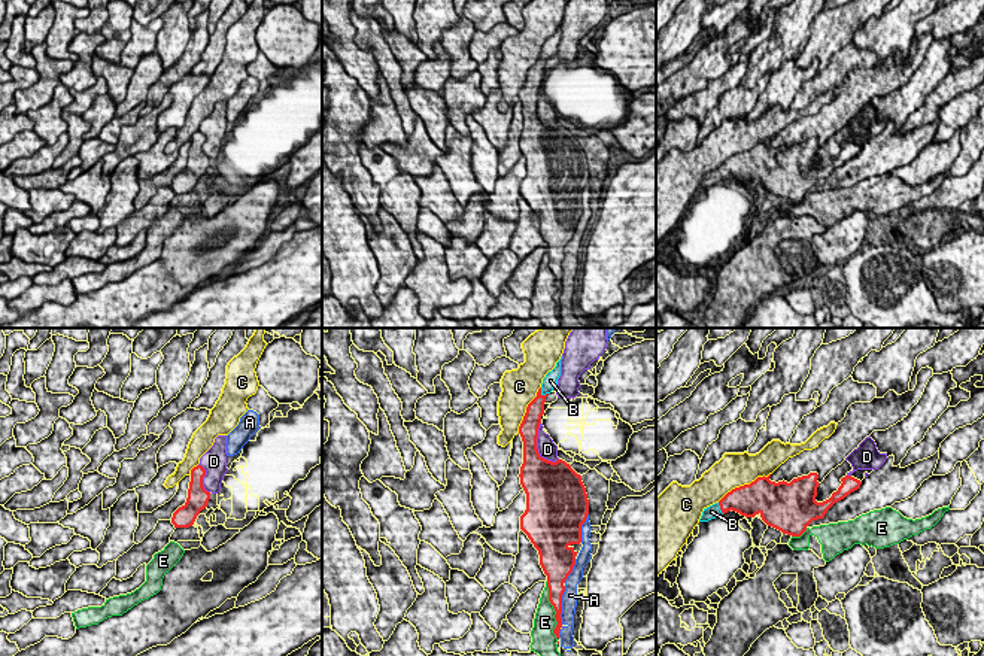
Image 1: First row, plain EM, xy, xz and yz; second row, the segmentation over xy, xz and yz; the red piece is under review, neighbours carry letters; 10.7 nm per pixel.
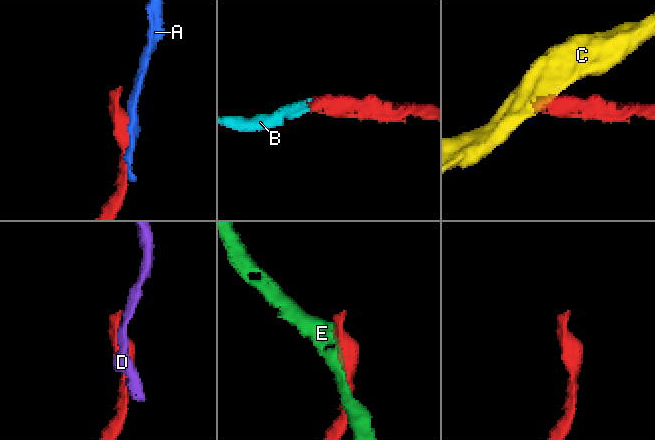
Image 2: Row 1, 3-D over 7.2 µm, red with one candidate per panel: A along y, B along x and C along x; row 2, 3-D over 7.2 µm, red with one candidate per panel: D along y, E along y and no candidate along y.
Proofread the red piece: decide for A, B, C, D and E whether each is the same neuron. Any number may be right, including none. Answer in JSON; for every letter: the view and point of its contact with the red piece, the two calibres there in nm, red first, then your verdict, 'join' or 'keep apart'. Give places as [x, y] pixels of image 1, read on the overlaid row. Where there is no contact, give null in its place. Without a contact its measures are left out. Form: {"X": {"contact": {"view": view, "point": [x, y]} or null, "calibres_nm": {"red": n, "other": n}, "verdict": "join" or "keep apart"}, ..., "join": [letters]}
{"A": {"contact": {"view": "xz", "point": [561, 606]}, "calibres_nm": {"red": 190, "other": 160}, "verdict": "keep apart"}, "B": {"contact": {"view": "xz", "point": [540, 392]}, "calibres_nm": {"red": 190, "other": 160}, "verdict": "join"}, "C": {"contact": {"view": "yz", "point": [744, 485]}, "calibres_nm": {"red": 380, "other": 380}, "verdict": "keep apart"}, "D": {"contact": {"view": "xz", "point": [535, 446]}, "calibres_nm": {"red": 280, "other": 200}, "verdict": "keep apart"}, "E": {"contact": {"view": "xz", "point": [555, 610]}, "calibres_nm": {"red": 170, "other": 240}, "verdict": "keep apart"}, "join": ["B"]}

